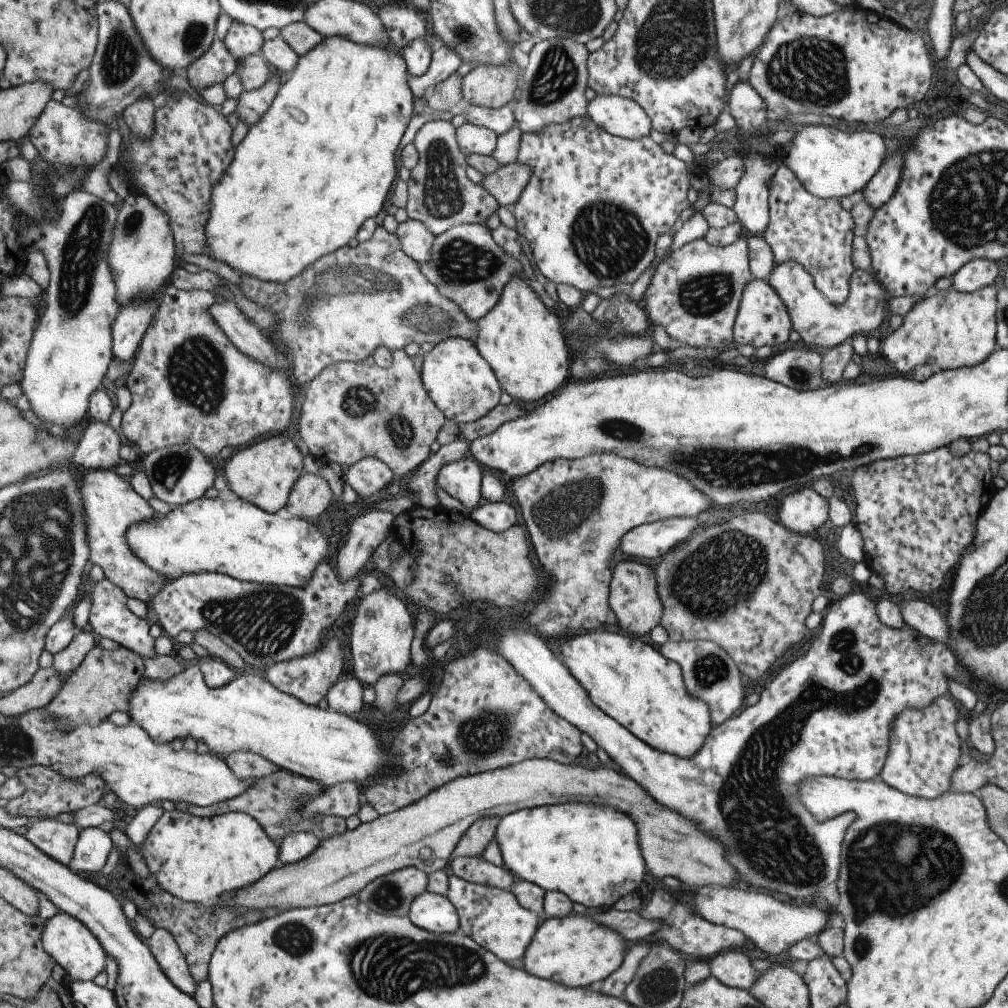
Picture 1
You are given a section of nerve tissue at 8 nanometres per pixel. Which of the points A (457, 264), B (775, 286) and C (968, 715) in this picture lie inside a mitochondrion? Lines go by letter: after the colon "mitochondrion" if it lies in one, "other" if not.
A: mitochondrion
B: other
C: other

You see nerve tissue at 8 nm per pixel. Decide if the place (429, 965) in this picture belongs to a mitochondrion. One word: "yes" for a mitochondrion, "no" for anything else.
yes

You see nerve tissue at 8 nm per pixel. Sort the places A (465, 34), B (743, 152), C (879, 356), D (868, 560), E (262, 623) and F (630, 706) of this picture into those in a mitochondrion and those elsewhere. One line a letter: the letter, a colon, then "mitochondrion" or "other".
A: mitochondrion
B: other
C: other
D: other
E: mitochondrion
F: other

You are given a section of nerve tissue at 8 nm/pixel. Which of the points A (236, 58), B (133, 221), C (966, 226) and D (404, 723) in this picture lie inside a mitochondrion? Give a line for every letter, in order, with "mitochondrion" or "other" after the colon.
A: other
B: mitochondrion
C: mitochondrion
D: other

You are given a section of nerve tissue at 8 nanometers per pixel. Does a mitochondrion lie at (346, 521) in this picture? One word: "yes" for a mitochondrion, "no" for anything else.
no

